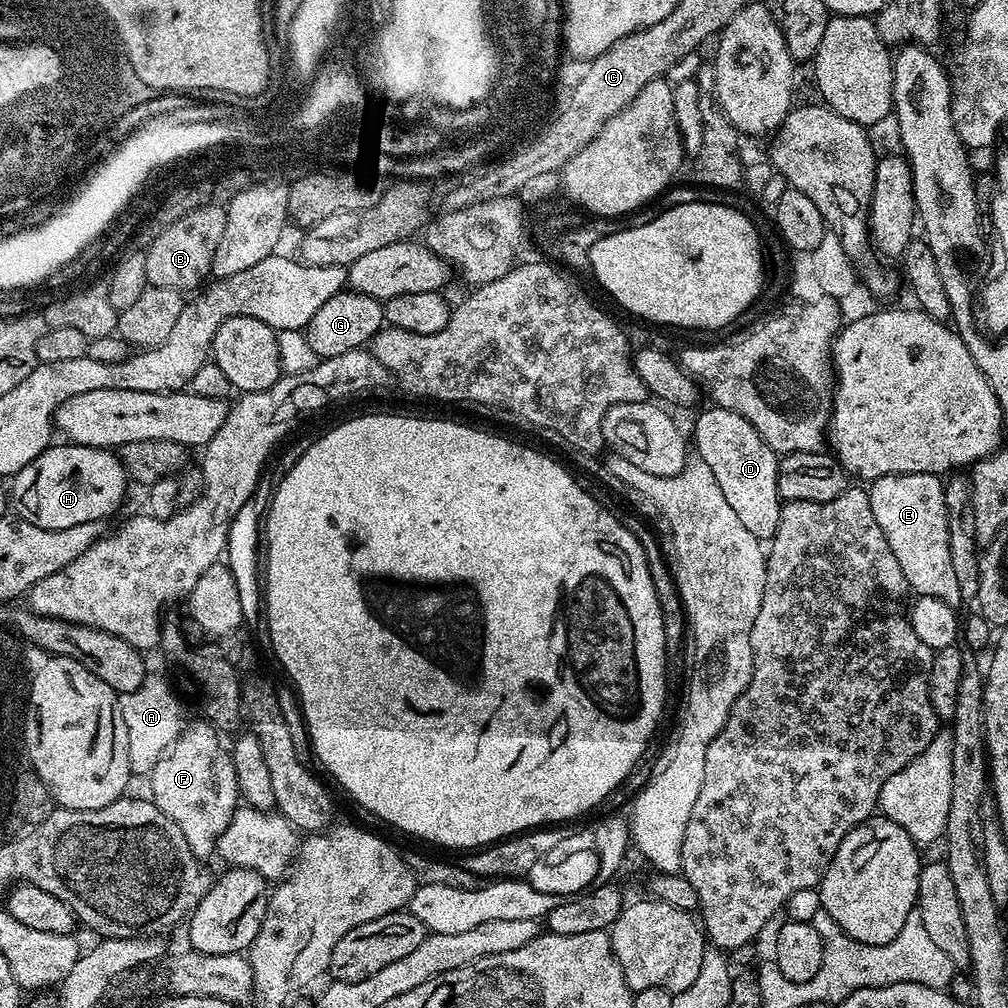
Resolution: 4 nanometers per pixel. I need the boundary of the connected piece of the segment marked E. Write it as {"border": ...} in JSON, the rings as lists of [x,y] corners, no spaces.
{"border":[[[899,472],[896,476],[880,476],[871,481],[867,494],[870,498],[870,506],[874,510],[874,518],[878,518],[878,526],[882,526],[882,534],[886,542],[890,542],[890,550],[894,550],[894,558],[898,558],[898,566],[902,566],[902,574],[906,578],[909,589],[913,593],[916,591],[917,597],[929,596],[953,606],[959,605],[961,599],[958,577],[954,575],[954,565],[950,563],[948,511],[941,477],[930,472]]]}

